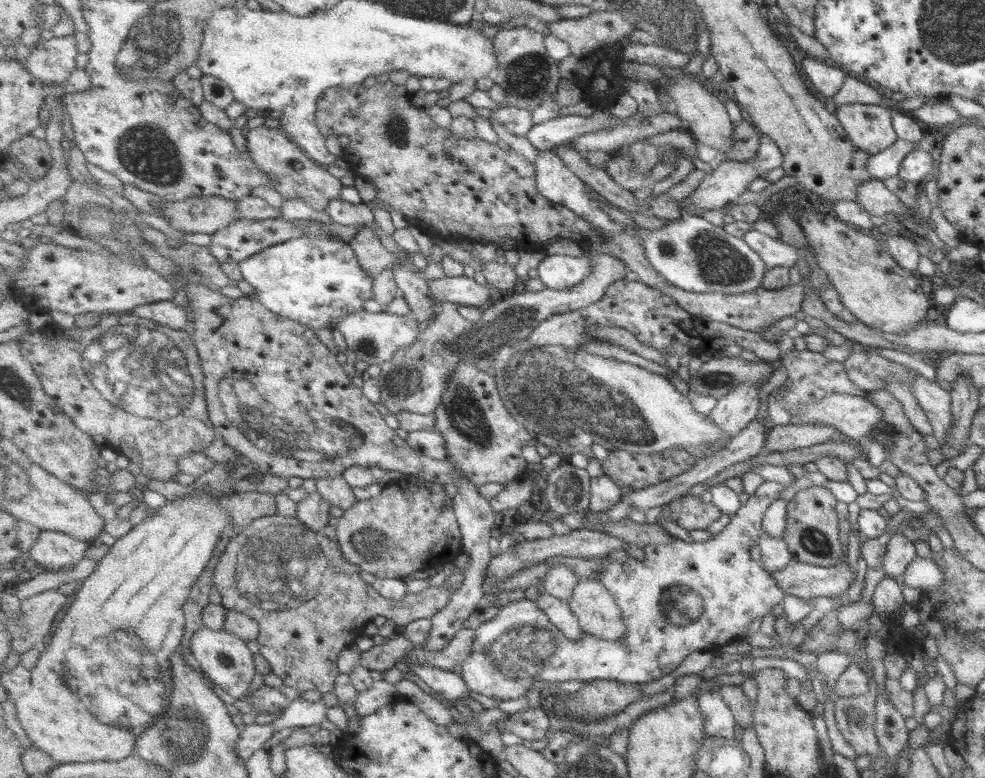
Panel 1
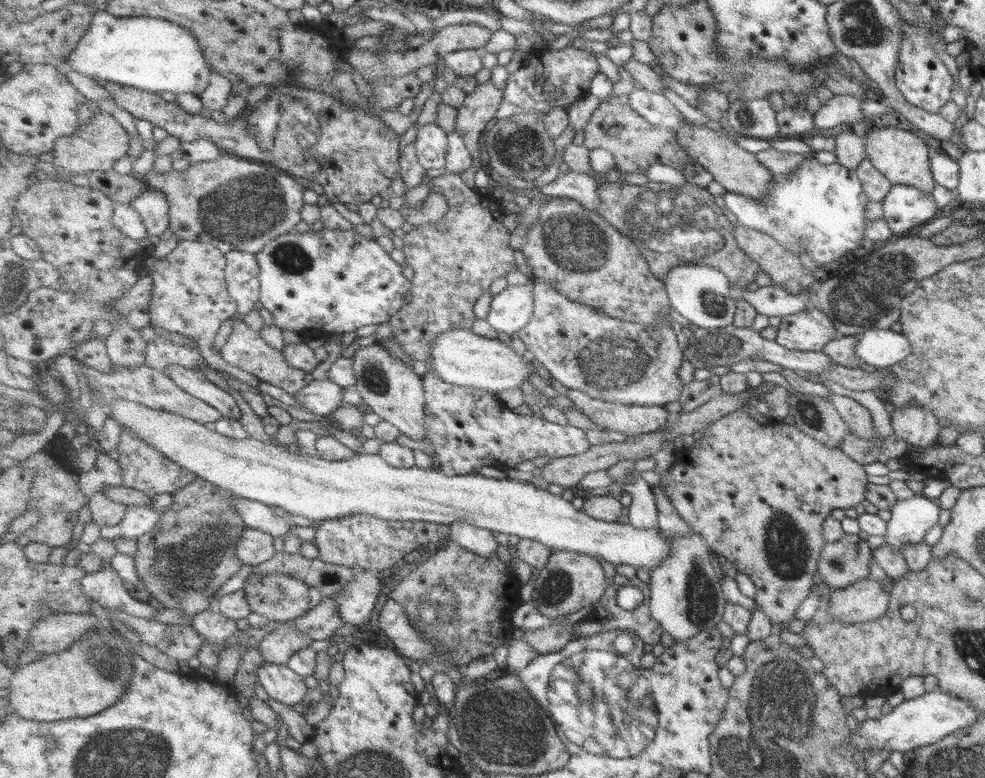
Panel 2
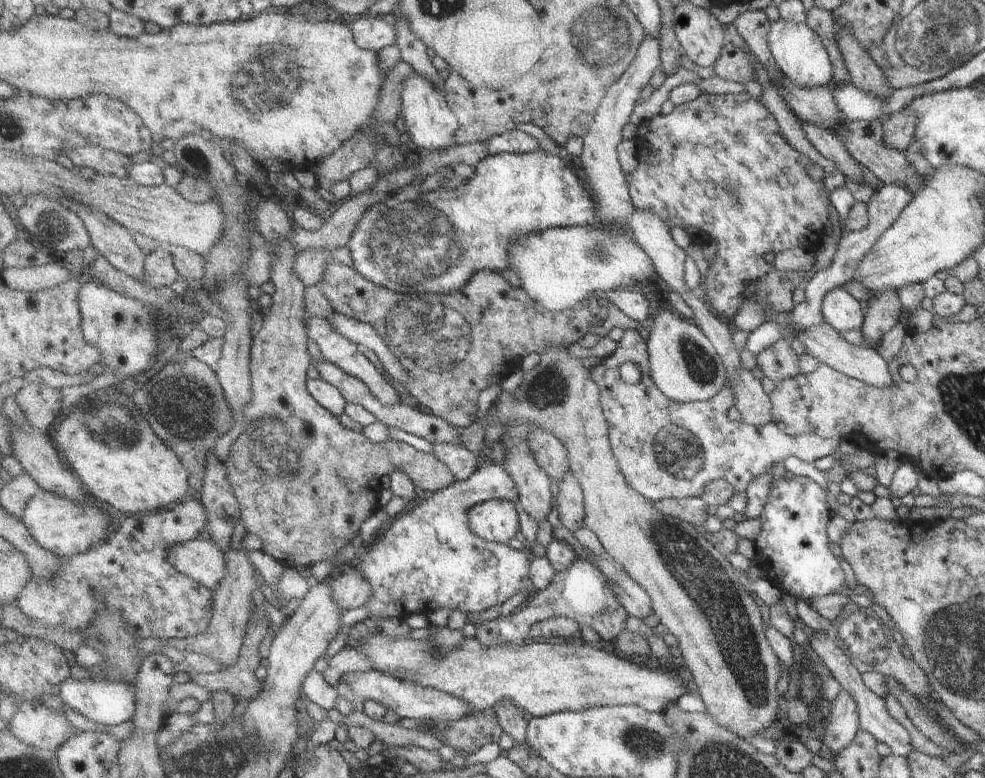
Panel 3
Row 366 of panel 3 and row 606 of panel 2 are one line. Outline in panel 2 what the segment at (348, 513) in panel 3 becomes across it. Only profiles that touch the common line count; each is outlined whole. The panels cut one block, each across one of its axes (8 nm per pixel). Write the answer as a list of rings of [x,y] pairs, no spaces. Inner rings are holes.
[[[252,573],[245,590],[253,611],[280,624],[304,617],[312,606],[310,586],[290,575],[254,576]]]

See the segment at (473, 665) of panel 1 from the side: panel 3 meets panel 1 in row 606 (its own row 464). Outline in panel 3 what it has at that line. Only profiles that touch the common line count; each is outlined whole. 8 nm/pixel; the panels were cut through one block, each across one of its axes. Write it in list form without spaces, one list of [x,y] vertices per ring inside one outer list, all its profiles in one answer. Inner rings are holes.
[[[630,329],[625,332],[625,337],[618,344],[616,352],[595,366],[593,372],[602,388],[602,406],[605,407],[611,425],[613,450],[621,464],[622,474],[629,479],[634,490],[638,490],[638,493],[650,500],[661,502],[665,499],[700,497],[702,486],[714,480],[728,482],[734,494],[741,494],[746,492],[749,483],[755,477],[769,472],[774,465],[784,462],[791,456],[797,457],[802,462],[814,463],[839,451],[840,441],[835,439],[819,438],[812,434],[789,436],[781,432],[774,423],[752,426],[741,420],[730,420],[728,411],[734,407],[736,396],[728,381],[725,382],[721,393],[711,400],[686,404],[676,402],[664,394],[654,382],[649,342],[646,342],[646,338],[642,338],[638,330]],[[626,362],[636,362],[642,368],[644,378],[640,384],[632,386],[622,378],[620,370]],[[531,424],[519,425],[518,428],[507,431],[501,430],[502,434],[505,432],[510,444],[508,446],[510,454],[508,454],[508,460],[506,460],[504,467],[519,485],[519,490],[521,491],[520,508],[541,524],[548,520],[548,516],[552,512],[552,478],[534,460],[532,446],[530,446],[530,430],[532,430]]]

